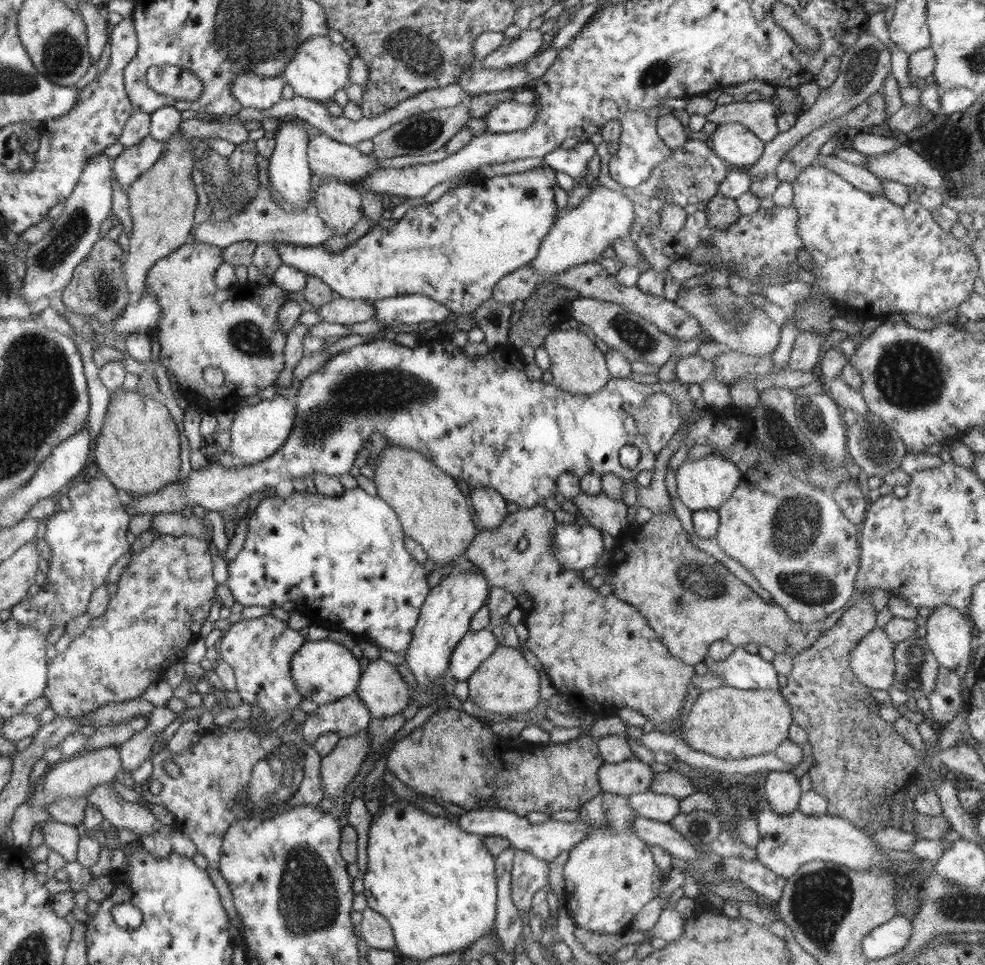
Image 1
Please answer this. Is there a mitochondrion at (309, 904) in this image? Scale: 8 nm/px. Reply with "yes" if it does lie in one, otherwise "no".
yes

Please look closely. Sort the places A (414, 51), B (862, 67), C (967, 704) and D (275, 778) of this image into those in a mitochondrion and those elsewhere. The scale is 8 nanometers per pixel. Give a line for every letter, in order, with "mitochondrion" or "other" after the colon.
A: mitochondrion
B: mitochondrion
C: other
D: mitochondrion

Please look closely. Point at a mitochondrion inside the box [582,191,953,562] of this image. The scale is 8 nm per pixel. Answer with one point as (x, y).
(907, 374)

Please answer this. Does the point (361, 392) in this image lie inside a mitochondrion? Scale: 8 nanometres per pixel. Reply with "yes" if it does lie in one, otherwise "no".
yes

